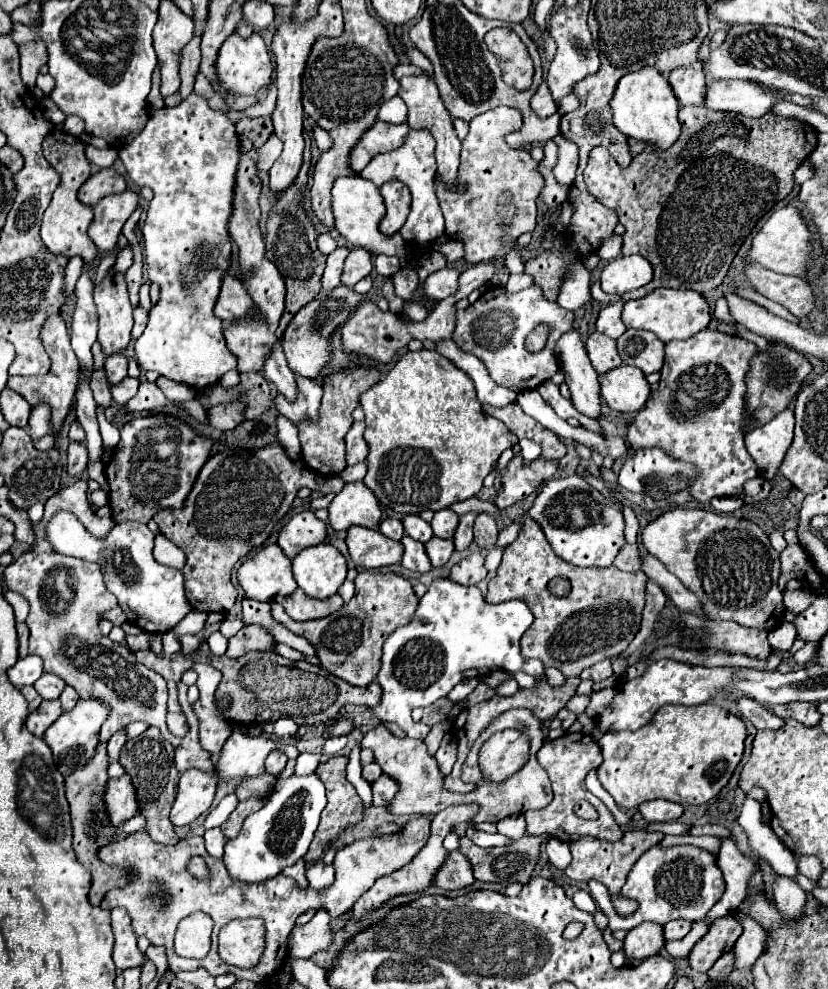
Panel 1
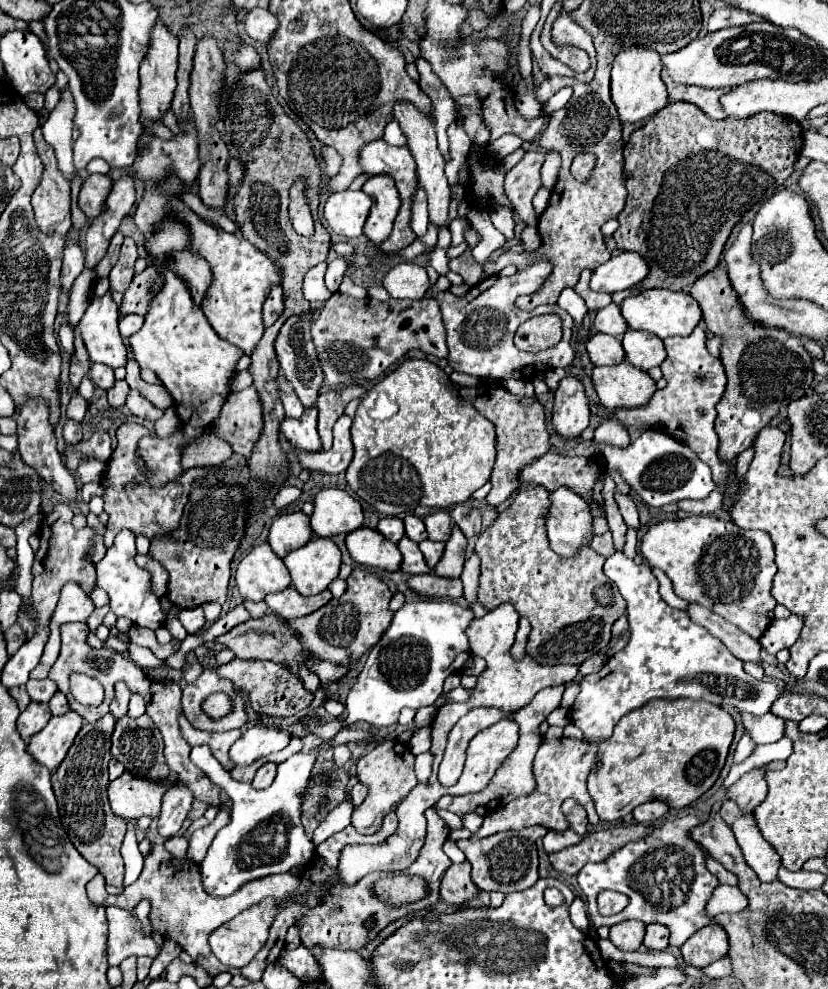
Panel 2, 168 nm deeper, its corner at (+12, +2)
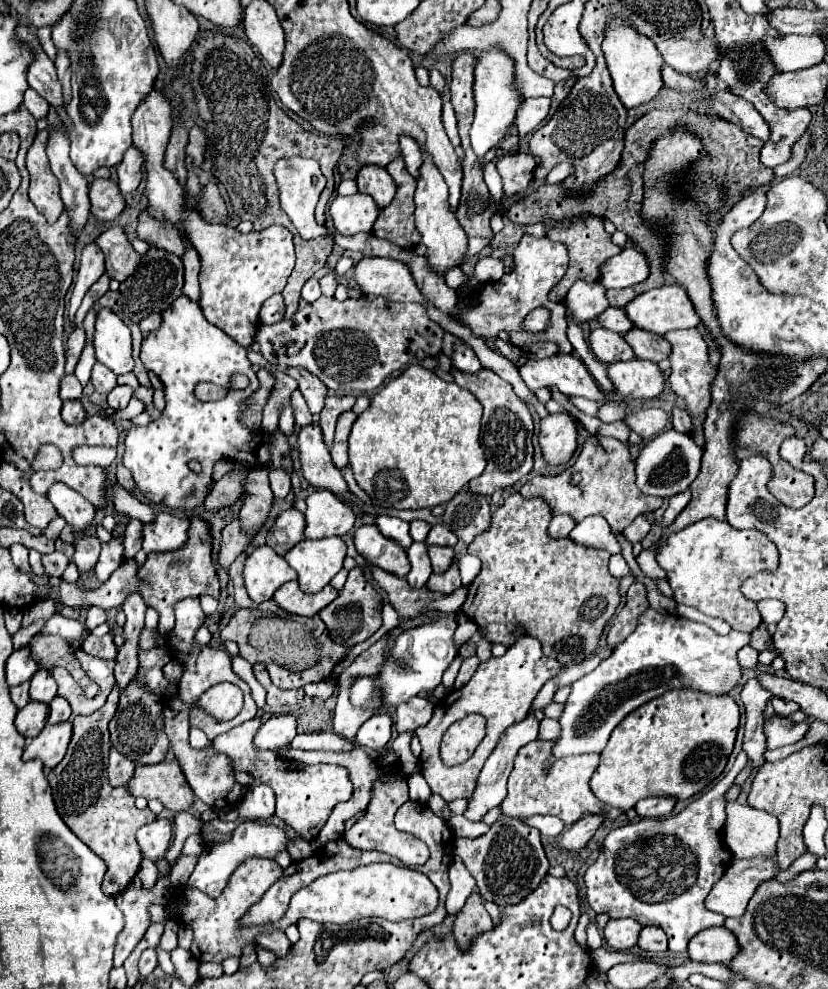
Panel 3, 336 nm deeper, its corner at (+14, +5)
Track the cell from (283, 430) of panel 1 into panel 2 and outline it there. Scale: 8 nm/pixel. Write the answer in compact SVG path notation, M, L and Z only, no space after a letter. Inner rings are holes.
M341 416L333 427L333 446L329 452L319 452L315 456L307 456L307 452L297 452L301 464L307 470L317 470L325 474L341 474L353 460L353 444L349 436L351 418Z

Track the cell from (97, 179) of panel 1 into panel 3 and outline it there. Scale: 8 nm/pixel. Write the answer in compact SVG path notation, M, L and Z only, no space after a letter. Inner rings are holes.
M95 179L89 185L91 213L99 221L113 221L125 209L125 199L113 179Z

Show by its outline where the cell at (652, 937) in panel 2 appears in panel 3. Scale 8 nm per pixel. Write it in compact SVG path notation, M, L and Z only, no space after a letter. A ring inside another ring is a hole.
M643 927L639 935L639 947L649 953L663 953L667 951L667 937L665 931L659 927Z

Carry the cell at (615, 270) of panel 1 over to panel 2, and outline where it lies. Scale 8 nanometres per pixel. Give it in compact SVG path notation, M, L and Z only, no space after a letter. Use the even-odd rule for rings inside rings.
M619 252L593 270L591 288L613 294L639 284L647 274L649 266L637 252Z

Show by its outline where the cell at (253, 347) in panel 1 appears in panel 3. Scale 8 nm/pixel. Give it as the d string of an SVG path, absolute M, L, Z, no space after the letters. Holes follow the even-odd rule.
M153 89L147 93L145 101L137 105L133 119L133 145L145 157L147 169L147 213L153 219L161 219L163 225L175 227L177 231L189 237L189 243L197 249L201 257L201 273L199 273L199 307L209 323L225 331L231 339L235 339L243 347L251 347L255 339L255 331L259 327L259 309L265 299L275 293L281 293L287 277L295 265L293 237L291 231L279 225L267 227L265 231L253 231L249 235L239 233L233 227L209 223L201 217L199 211L193 211L185 205L185 191L177 181L175 173L165 169L165 151L169 145L171 133L171 99L161 91Z

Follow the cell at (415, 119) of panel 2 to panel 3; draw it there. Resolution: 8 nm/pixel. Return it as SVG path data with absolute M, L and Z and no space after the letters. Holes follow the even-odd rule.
M423 153L423 165L419 169L417 189L415 189L415 227L421 233L421 243L427 247L427 261L431 269L437 273L461 265L467 251L467 235L461 229L459 221L455 219L455 213L451 211L447 197L449 191L439 169L433 165L433 159L427 153Z

